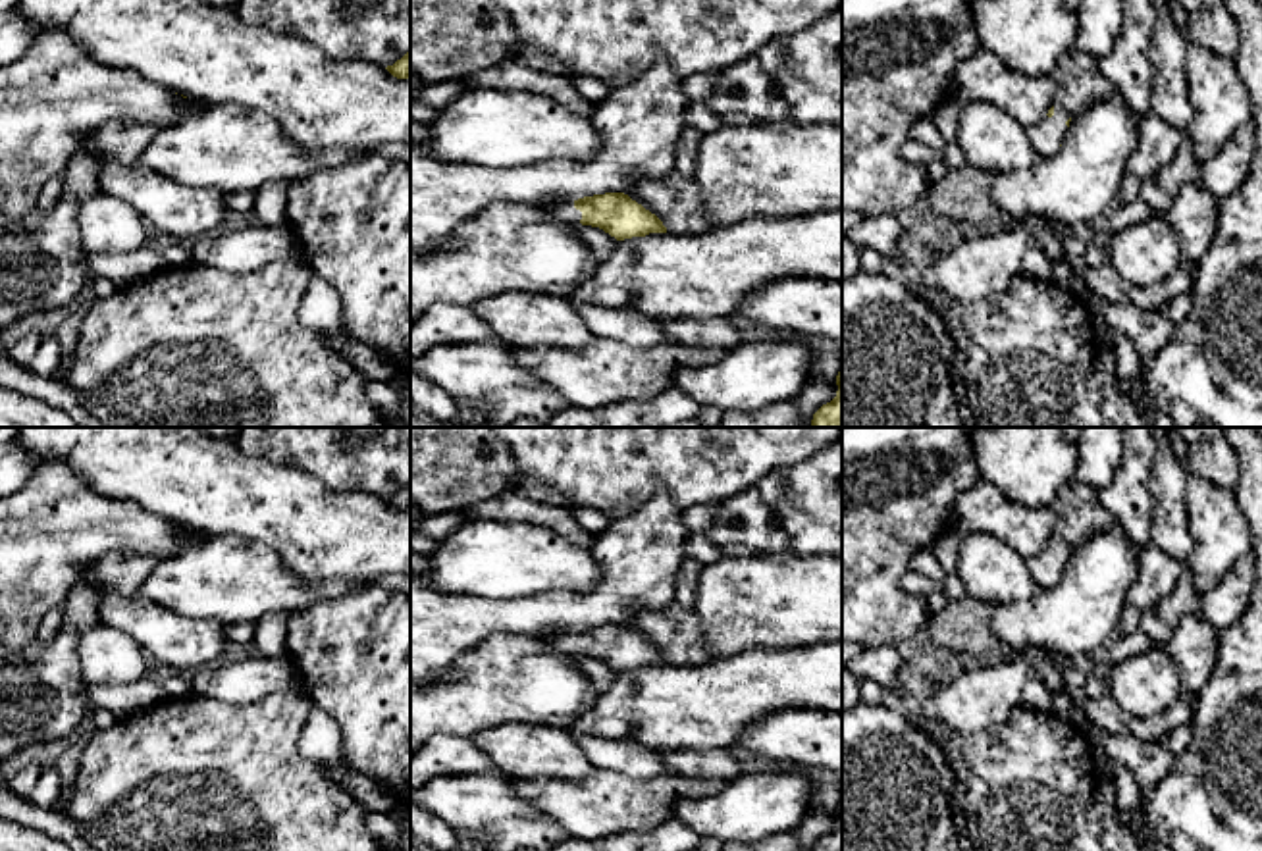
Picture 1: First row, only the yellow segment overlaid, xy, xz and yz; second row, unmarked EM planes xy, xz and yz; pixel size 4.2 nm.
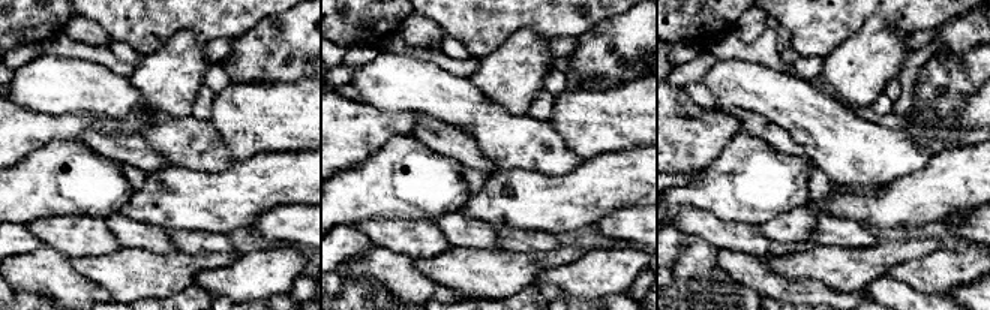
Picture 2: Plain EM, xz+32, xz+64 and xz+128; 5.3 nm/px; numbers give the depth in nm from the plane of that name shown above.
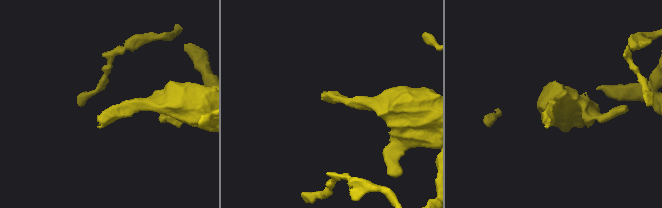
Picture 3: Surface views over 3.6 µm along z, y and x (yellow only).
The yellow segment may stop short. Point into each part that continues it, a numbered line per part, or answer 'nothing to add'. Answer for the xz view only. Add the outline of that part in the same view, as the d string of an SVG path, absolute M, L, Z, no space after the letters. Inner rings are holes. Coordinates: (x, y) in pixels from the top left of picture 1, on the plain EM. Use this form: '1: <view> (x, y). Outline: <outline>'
1: xz (563, 642). Outline: M553 632L551 647L566 655L580 655L582 651L582 643L574 639L574 632Z

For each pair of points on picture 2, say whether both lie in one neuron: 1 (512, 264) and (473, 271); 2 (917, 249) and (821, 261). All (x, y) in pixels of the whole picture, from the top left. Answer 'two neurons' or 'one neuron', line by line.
1: one neuron
2: one neuron

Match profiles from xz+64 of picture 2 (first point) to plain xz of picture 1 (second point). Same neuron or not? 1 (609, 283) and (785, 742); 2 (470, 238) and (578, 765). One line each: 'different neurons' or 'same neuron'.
1: different neurons
2: different neurons

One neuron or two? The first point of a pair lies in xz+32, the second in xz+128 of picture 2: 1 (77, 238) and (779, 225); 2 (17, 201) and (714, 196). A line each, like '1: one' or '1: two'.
1: two
2: one

